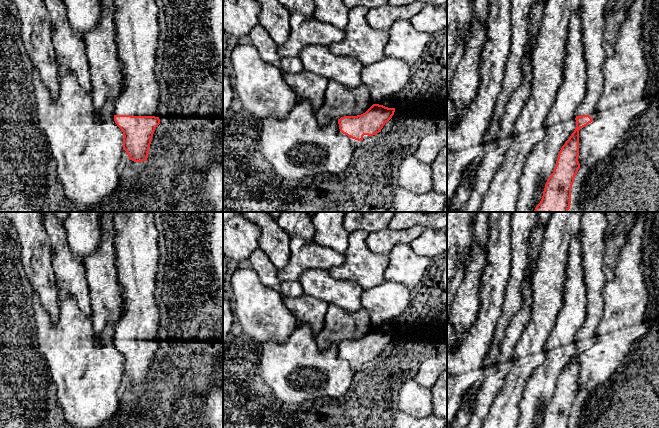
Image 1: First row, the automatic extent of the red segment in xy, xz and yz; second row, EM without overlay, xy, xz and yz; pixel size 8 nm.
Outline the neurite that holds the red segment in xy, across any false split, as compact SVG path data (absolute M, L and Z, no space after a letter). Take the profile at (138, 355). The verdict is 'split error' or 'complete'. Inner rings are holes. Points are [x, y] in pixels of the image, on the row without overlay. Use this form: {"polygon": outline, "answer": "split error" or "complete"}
{"polygon": "M116 212L116 266L122 288L122 316L114 326L114 345L123 355L123 374L130 384L147 385L153 357L160 348L160 310L155 299L156 274L159 262L158 232L154 212Z", "answer": "split error"}

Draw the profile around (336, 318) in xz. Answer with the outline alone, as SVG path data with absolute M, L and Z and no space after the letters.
M329 304L325 327L317 337L317 342L319 346L326 347L329 343L357 340L365 337L372 329L370 317L363 309L350 314Z

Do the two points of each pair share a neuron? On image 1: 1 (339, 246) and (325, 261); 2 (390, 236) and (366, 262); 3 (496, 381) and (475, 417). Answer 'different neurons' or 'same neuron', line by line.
1: different neurons
2: different neurons
3: same neuron

